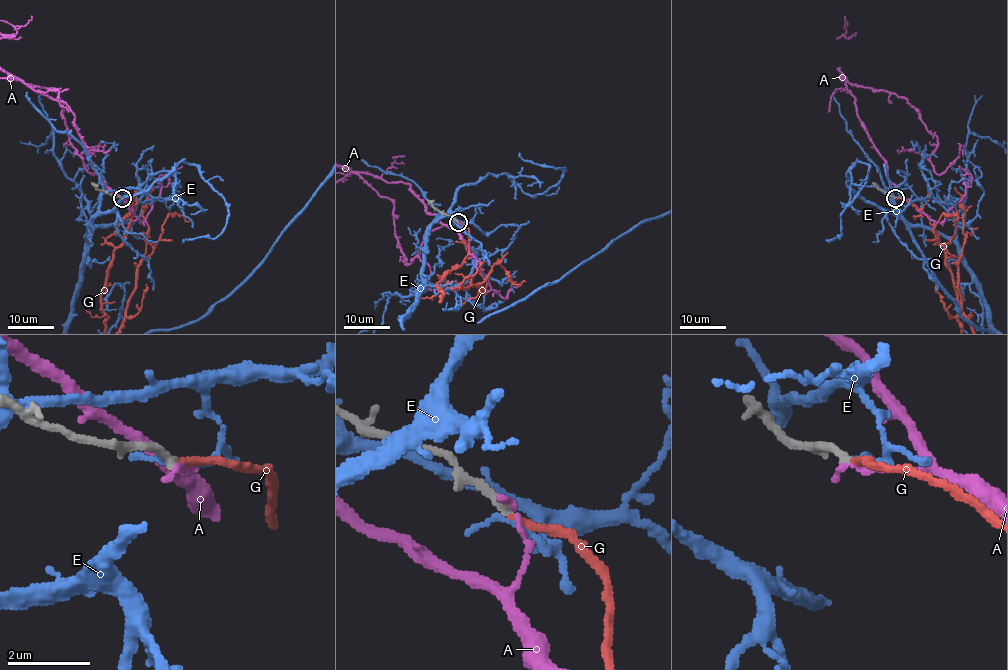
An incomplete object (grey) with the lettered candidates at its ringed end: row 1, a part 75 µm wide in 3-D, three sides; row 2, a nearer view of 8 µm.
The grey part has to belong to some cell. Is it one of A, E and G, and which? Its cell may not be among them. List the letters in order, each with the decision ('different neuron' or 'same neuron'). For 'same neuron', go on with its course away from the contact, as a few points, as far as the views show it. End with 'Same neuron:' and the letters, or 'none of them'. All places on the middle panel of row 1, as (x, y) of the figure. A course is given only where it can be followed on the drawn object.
A: different neuron
E: different neuron
G: same neuron; it runs (457, 222), (468, 255), (437, 284), (438, 301), (425, 299), (478, 285), (499, 260), (525, 282)
Same neuron: G

